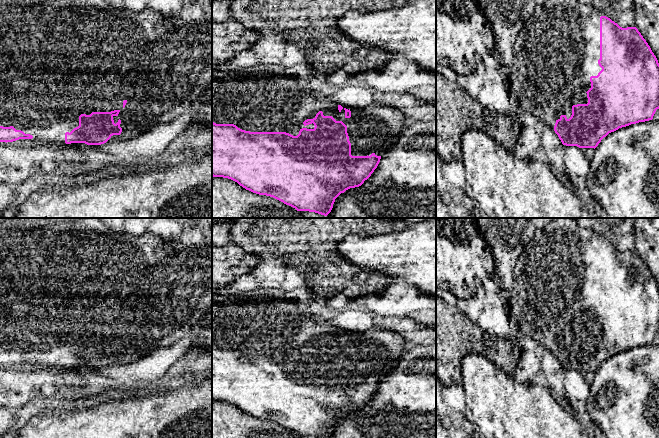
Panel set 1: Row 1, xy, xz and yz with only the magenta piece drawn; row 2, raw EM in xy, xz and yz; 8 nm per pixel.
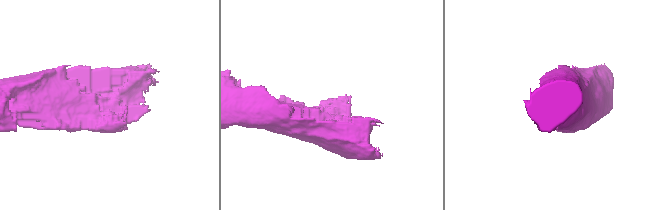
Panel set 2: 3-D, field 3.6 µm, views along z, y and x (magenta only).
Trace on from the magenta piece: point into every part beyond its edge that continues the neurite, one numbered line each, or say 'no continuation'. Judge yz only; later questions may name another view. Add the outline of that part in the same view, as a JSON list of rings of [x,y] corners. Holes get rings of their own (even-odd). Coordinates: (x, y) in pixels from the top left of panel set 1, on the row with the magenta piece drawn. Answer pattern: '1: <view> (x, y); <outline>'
1: yz (557, 52); [[[540,0],[534,13],[527,22],[522,23],[522,33],[518,35],[518,39],[514,43],[514,61],[510,67],[509,74],[509,90],[518,98],[520,106],[536,115],[541,120],[558,120],[561,115],[565,115],[569,119],[572,115],[572,106],[577,104],[587,104],[587,91],[591,88],[590,77],[597,76],[602,68],[598,64],[600,59],[600,17],[605,16],[602,12],[578,2],[577,0]]]

